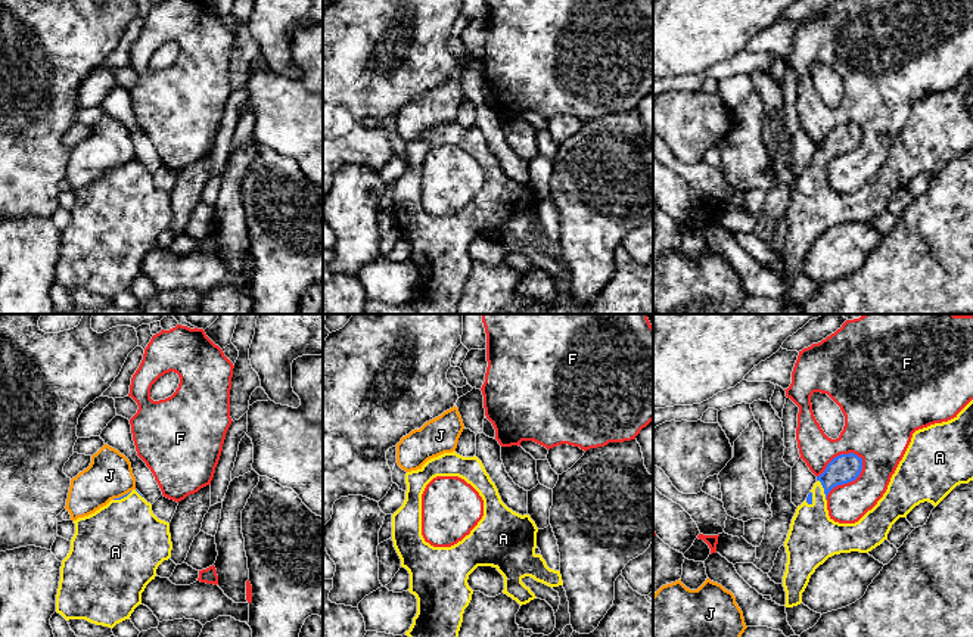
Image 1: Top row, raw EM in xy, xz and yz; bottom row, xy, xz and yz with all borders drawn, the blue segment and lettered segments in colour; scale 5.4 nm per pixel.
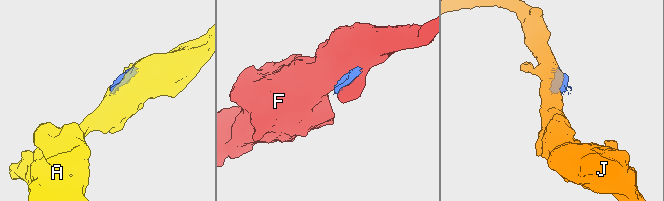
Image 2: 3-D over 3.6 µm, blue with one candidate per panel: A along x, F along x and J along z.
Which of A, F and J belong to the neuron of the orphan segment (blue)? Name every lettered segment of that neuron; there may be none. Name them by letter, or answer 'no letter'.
A

